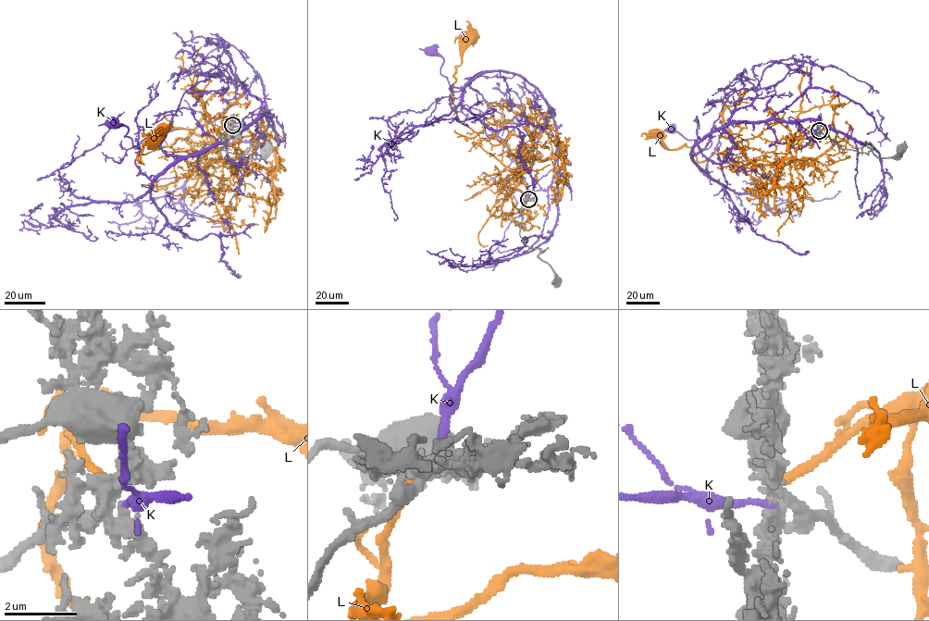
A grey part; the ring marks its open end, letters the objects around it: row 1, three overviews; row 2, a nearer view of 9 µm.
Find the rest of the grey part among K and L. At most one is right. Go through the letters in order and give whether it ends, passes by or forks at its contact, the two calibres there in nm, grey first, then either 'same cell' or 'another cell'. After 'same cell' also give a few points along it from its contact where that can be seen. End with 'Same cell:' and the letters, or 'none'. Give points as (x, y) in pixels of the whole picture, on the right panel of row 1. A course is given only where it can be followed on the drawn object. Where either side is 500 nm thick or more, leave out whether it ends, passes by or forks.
K: it ends | 300/150 nm | another cell
L: it ends | 400/220 nm | another cell
Same cell: none

